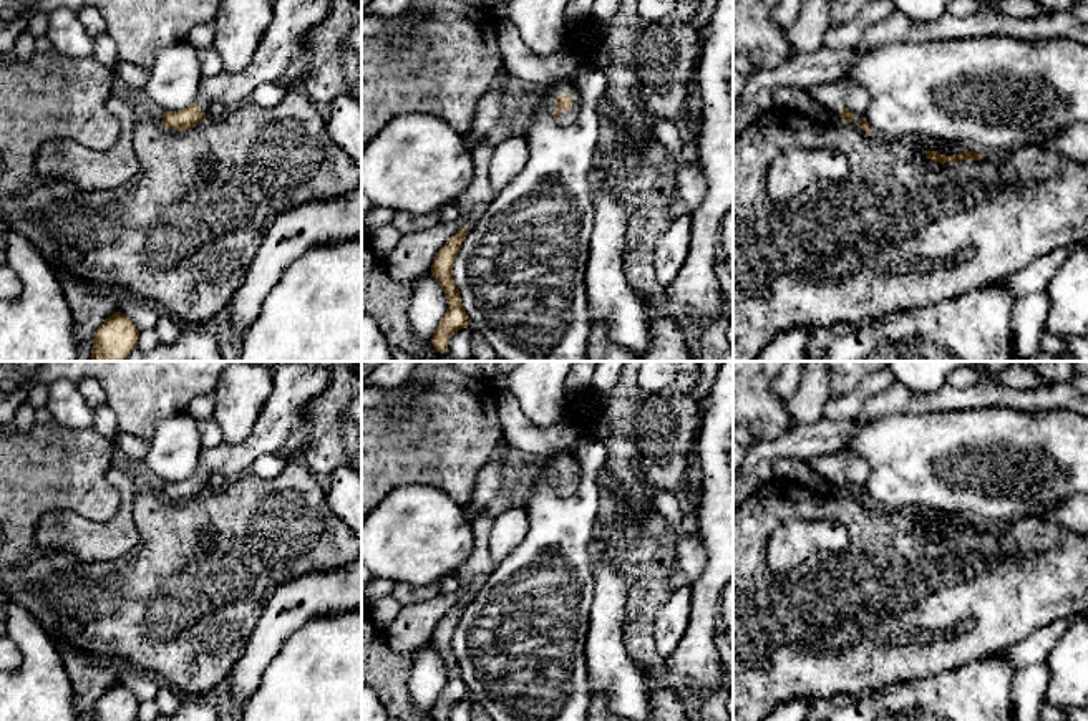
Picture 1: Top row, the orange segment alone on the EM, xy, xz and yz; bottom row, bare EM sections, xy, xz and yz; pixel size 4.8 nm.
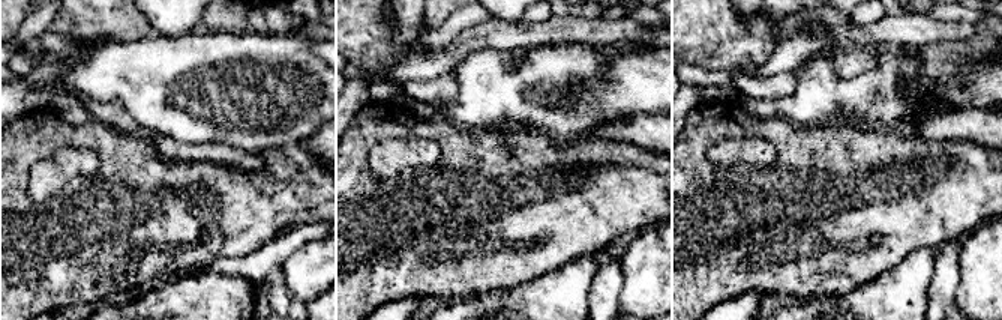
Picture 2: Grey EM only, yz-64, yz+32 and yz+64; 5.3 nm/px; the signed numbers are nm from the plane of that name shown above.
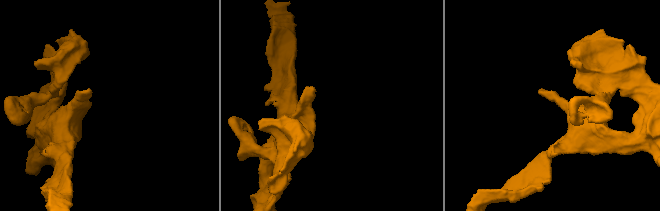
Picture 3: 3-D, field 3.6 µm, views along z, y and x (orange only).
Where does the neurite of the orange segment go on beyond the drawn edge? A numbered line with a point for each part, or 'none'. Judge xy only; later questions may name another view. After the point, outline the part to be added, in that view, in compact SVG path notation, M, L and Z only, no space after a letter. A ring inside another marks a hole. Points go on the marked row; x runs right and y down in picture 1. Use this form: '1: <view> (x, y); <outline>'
1: xy (284, 42); M274 0L272 22L264 33L250 63L239 73L221 71L202 76L194 103L206 113L214 103L227 109L250 101L252 93L264 83L274 83L284 70L305 55L305 38L328 13L330 0Z

